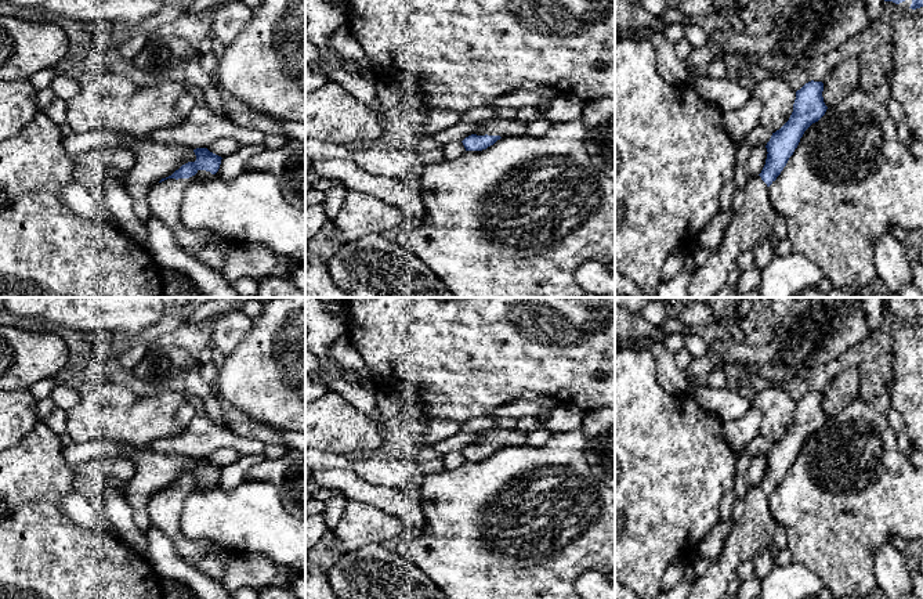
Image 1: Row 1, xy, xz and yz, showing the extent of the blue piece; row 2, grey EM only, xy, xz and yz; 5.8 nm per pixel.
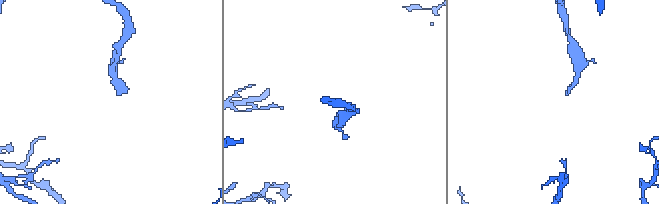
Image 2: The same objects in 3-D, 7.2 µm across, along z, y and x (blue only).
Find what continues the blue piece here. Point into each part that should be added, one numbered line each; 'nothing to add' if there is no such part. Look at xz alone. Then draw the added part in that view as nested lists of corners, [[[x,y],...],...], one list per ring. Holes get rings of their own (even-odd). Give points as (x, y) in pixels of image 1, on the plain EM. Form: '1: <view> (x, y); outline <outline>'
1: xz (496, 436); outline [[[493,427],[486,432],[477,433],[477,445],[520,445],[526,443],[526,436],[514,429]]]

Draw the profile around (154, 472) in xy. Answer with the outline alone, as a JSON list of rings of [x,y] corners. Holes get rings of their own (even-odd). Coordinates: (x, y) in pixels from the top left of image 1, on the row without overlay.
[[[87,440],[64,448],[64,459],[72,470],[91,459],[113,457],[129,458],[135,465],[135,474],[123,494],[133,509],[135,527],[146,534],[153,526],[148,513],[151,499],[182,474],[195,472],[196,465],[187,457],[162,455],[151,448],[133,450],[109,440]]]

